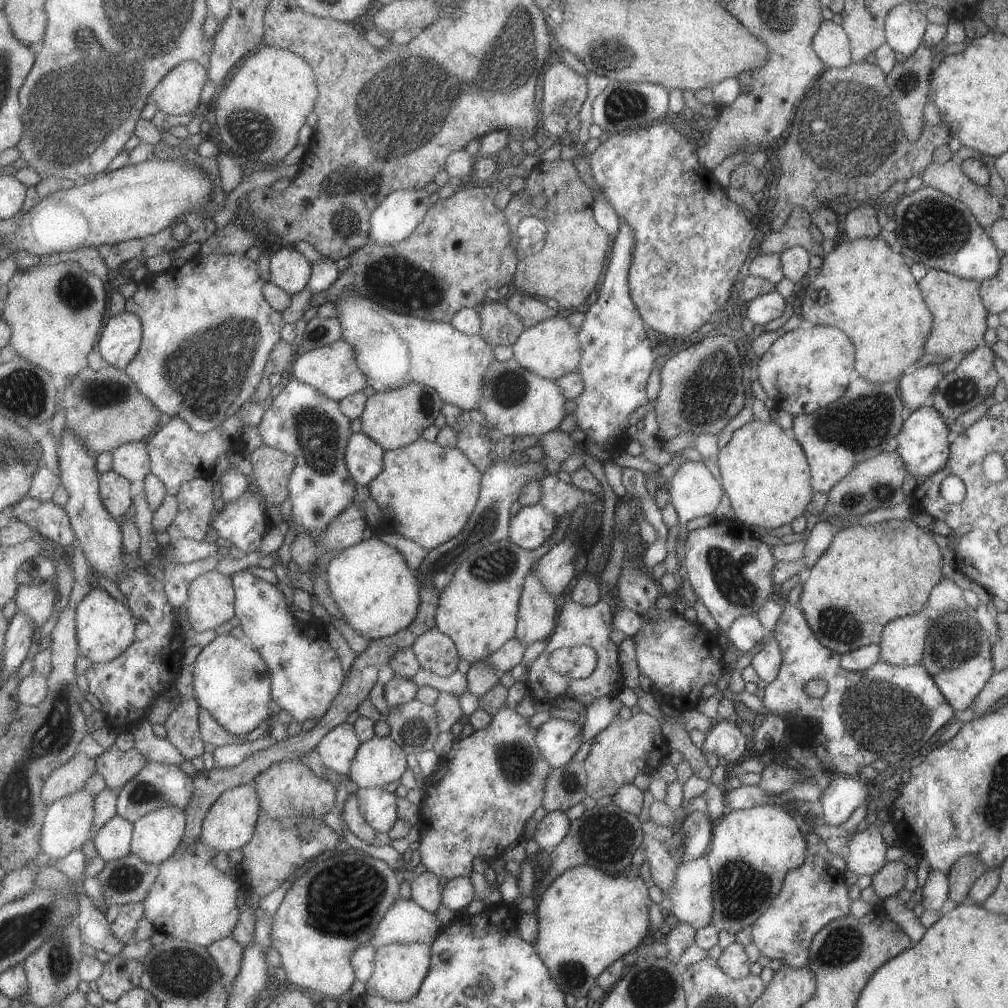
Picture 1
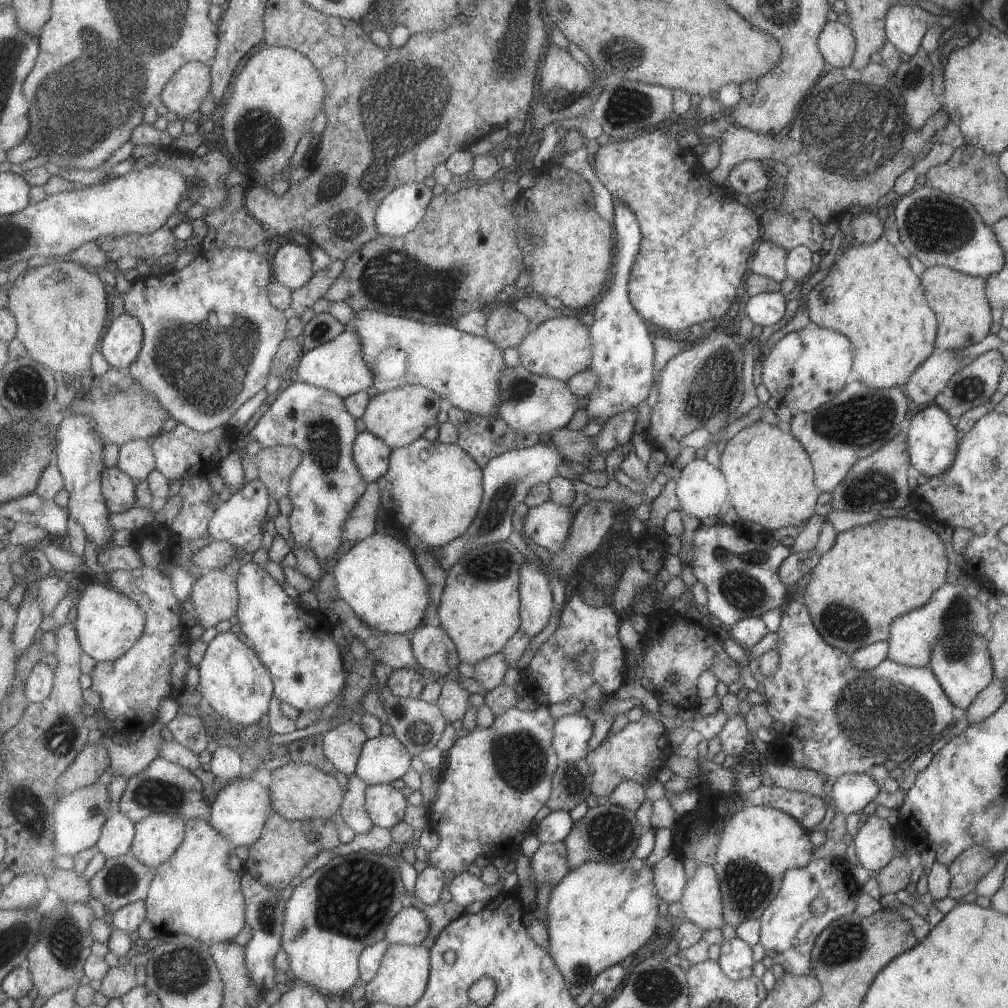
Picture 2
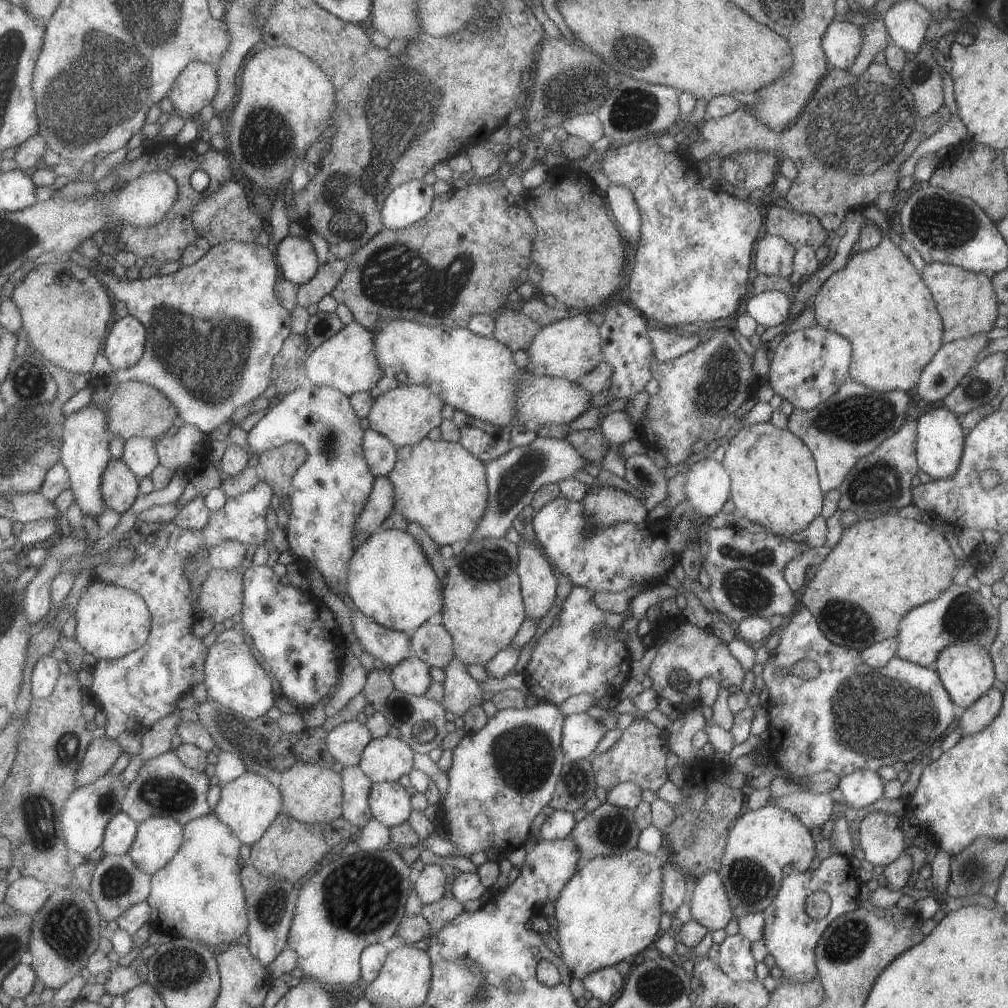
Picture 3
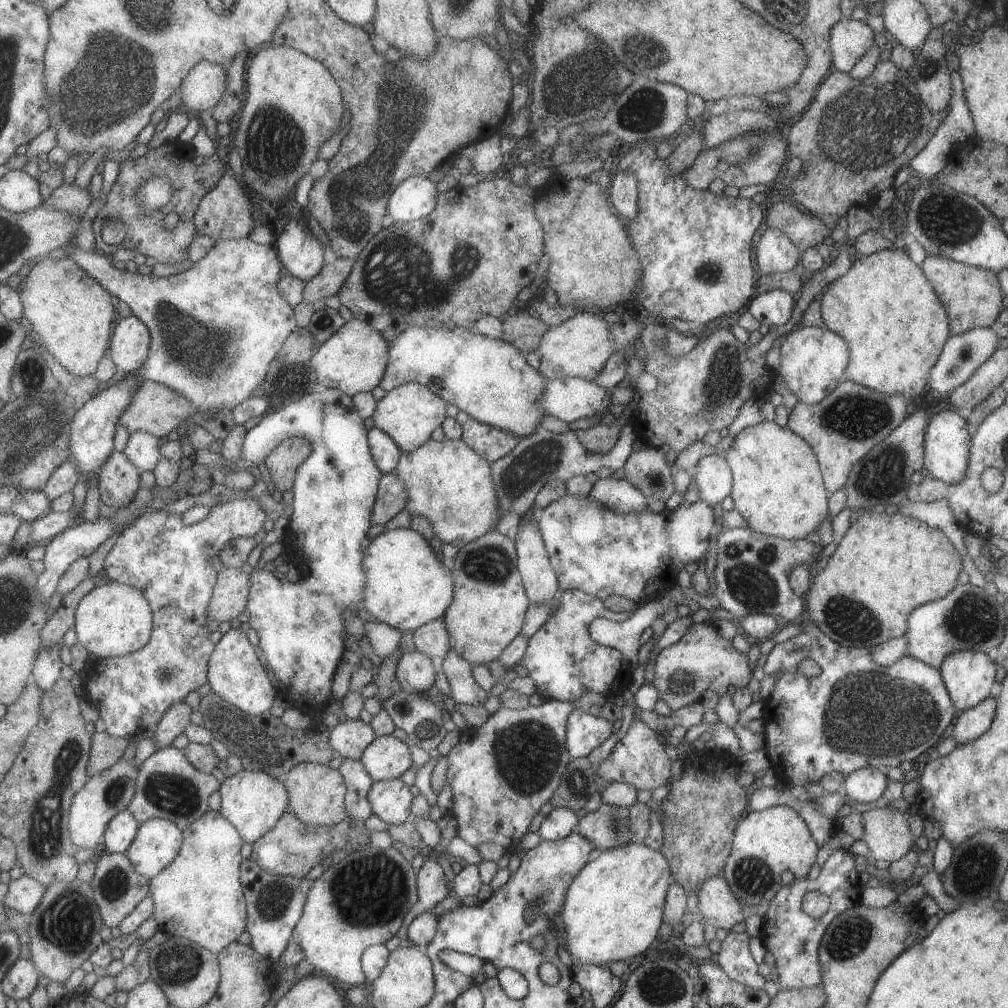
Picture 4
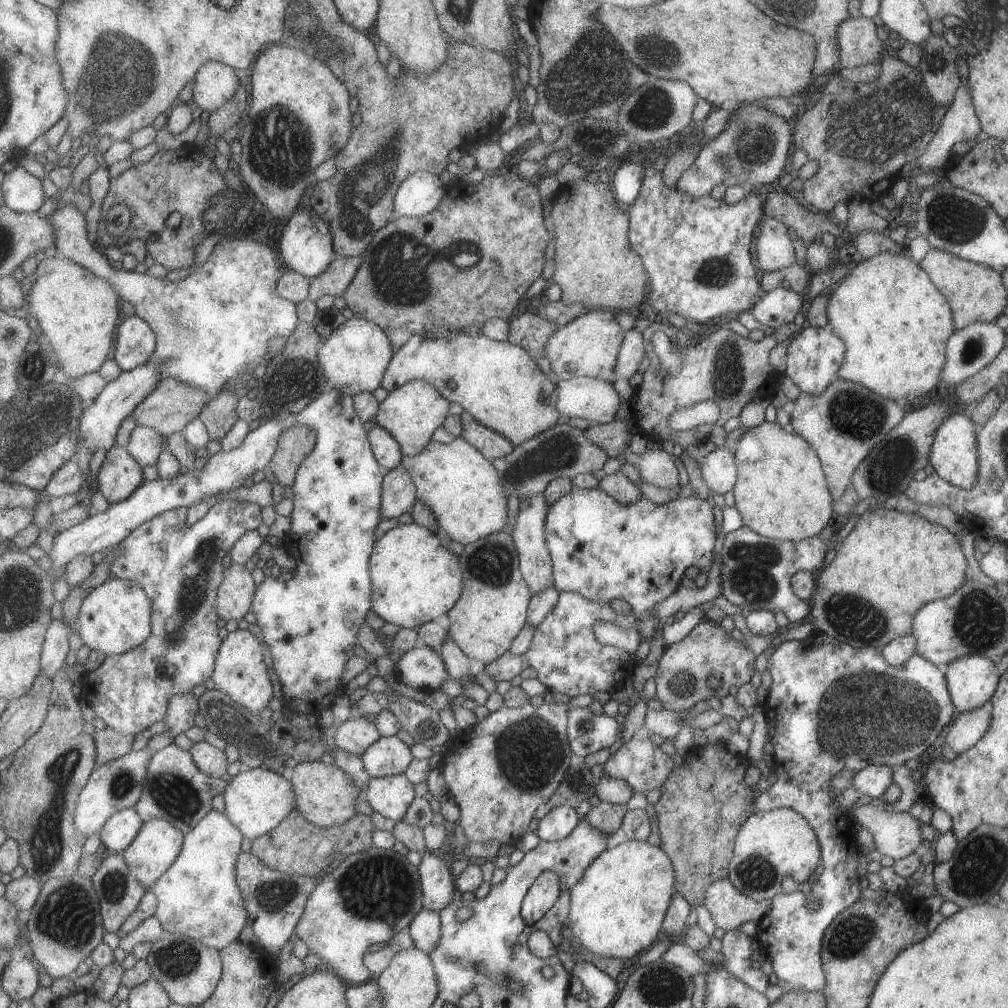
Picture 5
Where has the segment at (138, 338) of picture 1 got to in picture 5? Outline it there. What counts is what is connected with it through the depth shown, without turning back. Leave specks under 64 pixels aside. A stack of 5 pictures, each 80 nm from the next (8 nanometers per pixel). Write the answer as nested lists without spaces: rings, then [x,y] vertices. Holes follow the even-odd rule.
[[[139,315],[122,319],[113,352],[123,371],[132,371],[147,364],[158,345],[156,332]]]

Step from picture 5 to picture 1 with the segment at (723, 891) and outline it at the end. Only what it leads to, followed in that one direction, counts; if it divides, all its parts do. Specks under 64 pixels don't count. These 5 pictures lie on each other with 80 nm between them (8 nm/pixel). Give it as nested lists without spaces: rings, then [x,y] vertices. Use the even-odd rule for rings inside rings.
[[[705,856],[678,866],[666,897],[671,902],[668,918],[687,923],[694,929],[711,924],[712,874]]]

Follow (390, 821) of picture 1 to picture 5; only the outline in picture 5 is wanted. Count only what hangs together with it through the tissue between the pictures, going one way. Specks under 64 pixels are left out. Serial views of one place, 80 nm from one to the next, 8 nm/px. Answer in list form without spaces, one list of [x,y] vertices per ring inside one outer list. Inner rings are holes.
[[[407,773],[388,777],[372,777],[369,786],[365,790],[365,797],[369,804],[380,812],[385,818],[396,820],[397,822],[407,819],[409,806],[417,798],[415,794],[415,784],[410,782]]]

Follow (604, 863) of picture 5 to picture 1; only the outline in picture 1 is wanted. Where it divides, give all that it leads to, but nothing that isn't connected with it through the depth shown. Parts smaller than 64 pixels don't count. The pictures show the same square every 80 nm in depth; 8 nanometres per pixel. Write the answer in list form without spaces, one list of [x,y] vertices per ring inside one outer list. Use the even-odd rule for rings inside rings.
[[[630,863],[621,871],[608,873],[605,869],[593,865],[581,865],[555,878],[546,888],[540,900],[536,900],[539,917],[537,940],[533,942],[540,952],[545,964],[549,965],[558,984],[575,998],[589,996],[589,991],[595,986],[600,972],[621,956],[629,954],[639,946],[649,930],[649,896],[647,886],[639,878],[639,867]]]

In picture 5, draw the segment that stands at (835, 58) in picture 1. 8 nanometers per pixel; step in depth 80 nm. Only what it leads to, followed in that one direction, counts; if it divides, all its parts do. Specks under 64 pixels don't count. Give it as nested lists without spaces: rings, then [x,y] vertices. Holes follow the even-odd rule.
[[[849,17],[836,28],[836,39],[840,52],[840,71],[845,71],[856,66],[877,63],[879,66],[882,54],[882,41],[875,33],[875,24],[870,18]]]

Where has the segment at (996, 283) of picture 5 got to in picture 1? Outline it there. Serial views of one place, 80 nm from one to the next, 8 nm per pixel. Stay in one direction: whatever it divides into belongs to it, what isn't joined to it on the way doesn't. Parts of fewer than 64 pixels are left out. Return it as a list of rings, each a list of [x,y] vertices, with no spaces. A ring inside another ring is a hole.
[[[927,270],[919,280],[919,290],[932,316],[932,327],[924,344],[924,354],[935,355],[939,360],[948,359],[953,354],[971,352],[983,344],[983,332],[987,330],[985,318],[988,312],[980,297],[976,280],[962,279],[942,270]]]

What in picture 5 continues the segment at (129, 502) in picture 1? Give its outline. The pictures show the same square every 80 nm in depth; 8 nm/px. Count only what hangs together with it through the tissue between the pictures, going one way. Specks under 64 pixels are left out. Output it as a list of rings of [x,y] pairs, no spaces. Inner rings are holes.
[[[115,443],[106,453],[99,473],[97,474],[97,488],[107,498],[110,505],[127,500],[145,481],[144,467],[129,452],[128,447]]]

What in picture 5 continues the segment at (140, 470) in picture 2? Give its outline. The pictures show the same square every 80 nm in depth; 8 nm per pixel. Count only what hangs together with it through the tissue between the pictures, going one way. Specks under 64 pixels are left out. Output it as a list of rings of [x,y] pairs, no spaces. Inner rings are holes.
[[[139,425],[132,432],[130,443],[127,447],[142,466],[157,465],[166,439],[155,428]]]

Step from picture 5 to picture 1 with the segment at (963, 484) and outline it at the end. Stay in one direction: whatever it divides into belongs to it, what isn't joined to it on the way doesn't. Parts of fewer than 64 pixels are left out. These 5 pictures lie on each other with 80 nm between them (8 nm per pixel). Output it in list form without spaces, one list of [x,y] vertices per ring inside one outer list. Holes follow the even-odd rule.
[[[919,407],[902,422],[901,430],[896,434],[891,445],[899,453],[907,473],[913,477],[928,477],[940,471],[947,462],[949,433],[946,422],[935,407]]]

